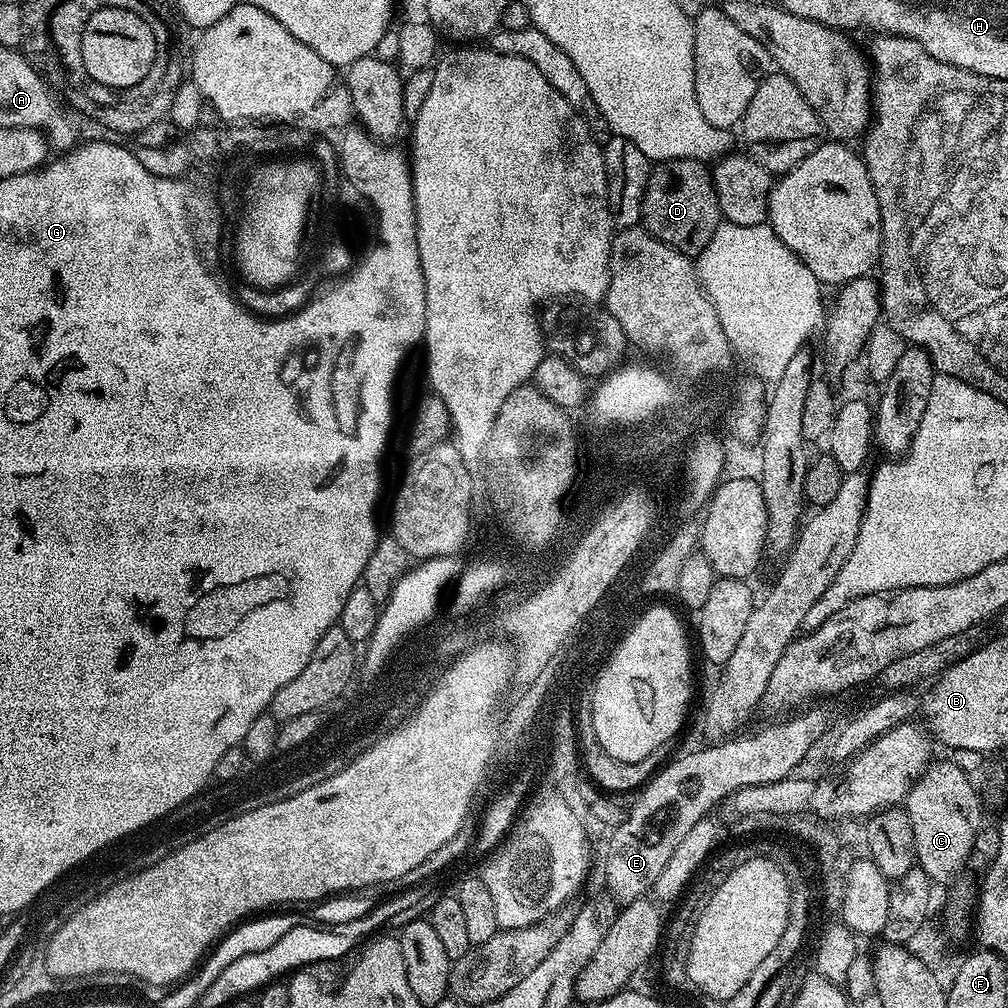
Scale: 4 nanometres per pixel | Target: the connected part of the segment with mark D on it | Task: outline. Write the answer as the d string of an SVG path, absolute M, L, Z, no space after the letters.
M694 158L659 161L646 182L640 215L648 233L666 246L687 256L702 251L722 220L709 165Z

